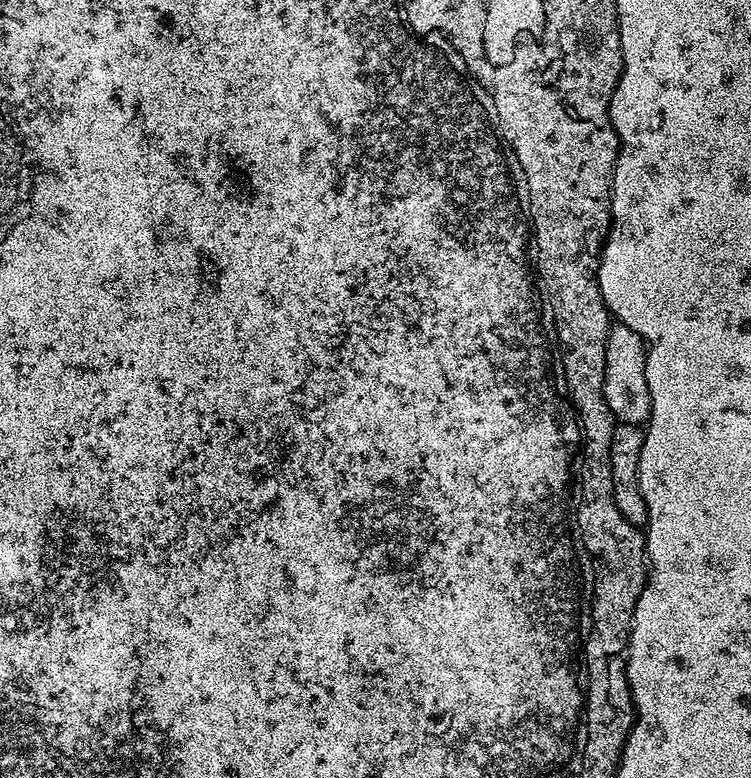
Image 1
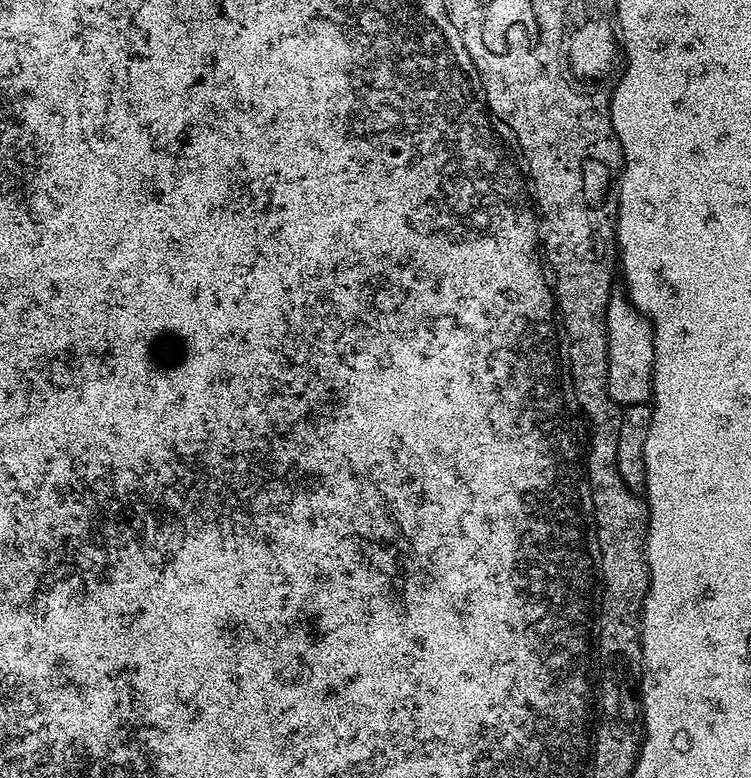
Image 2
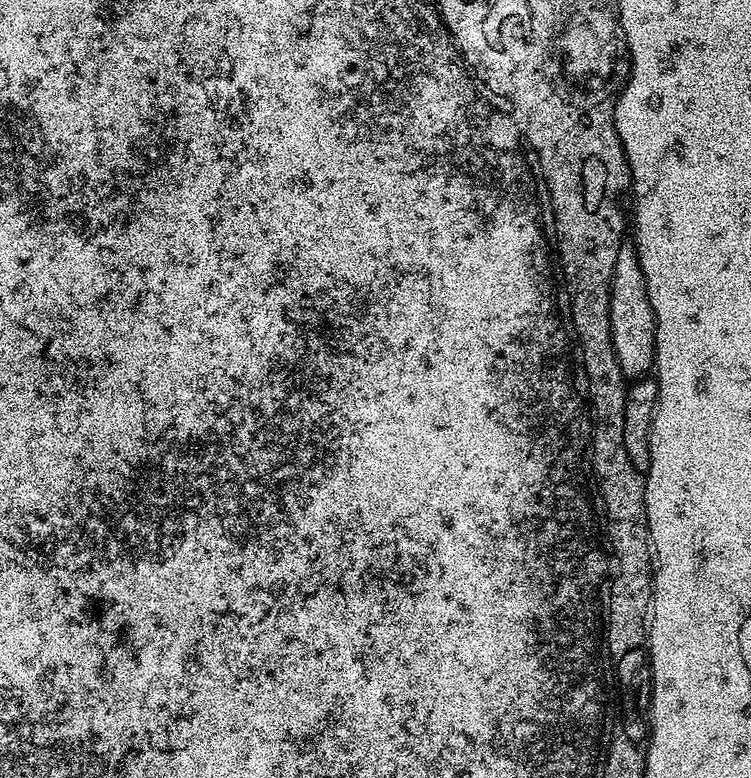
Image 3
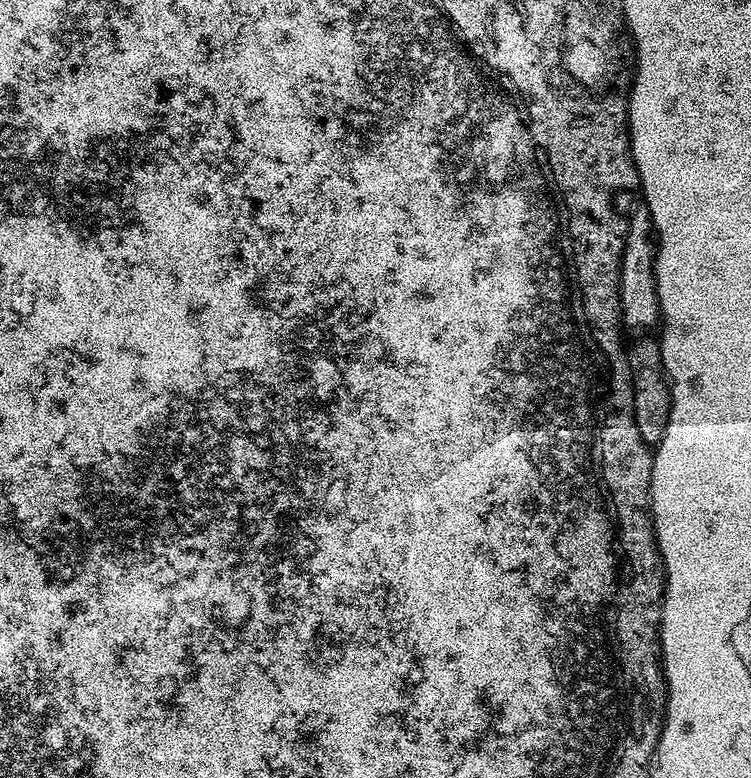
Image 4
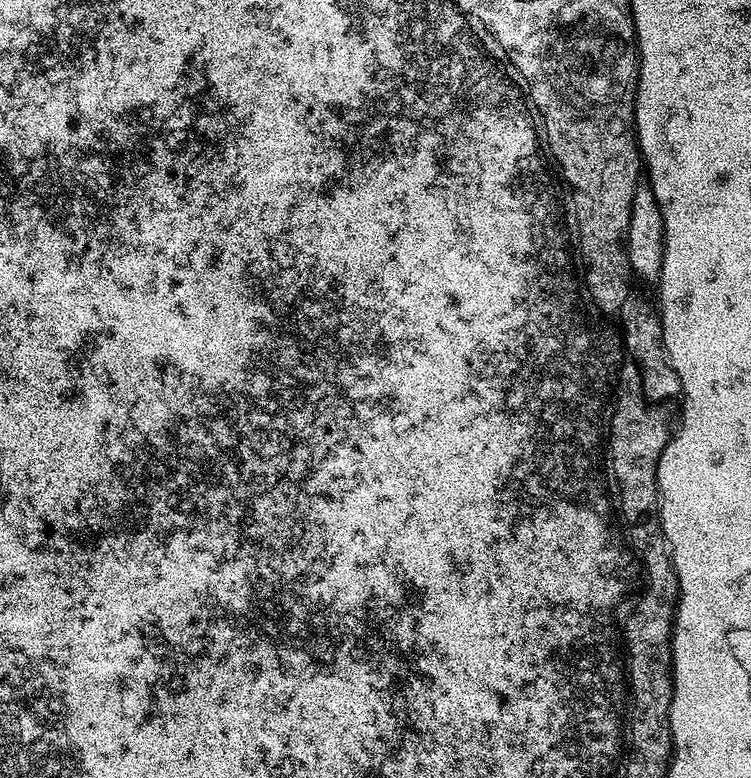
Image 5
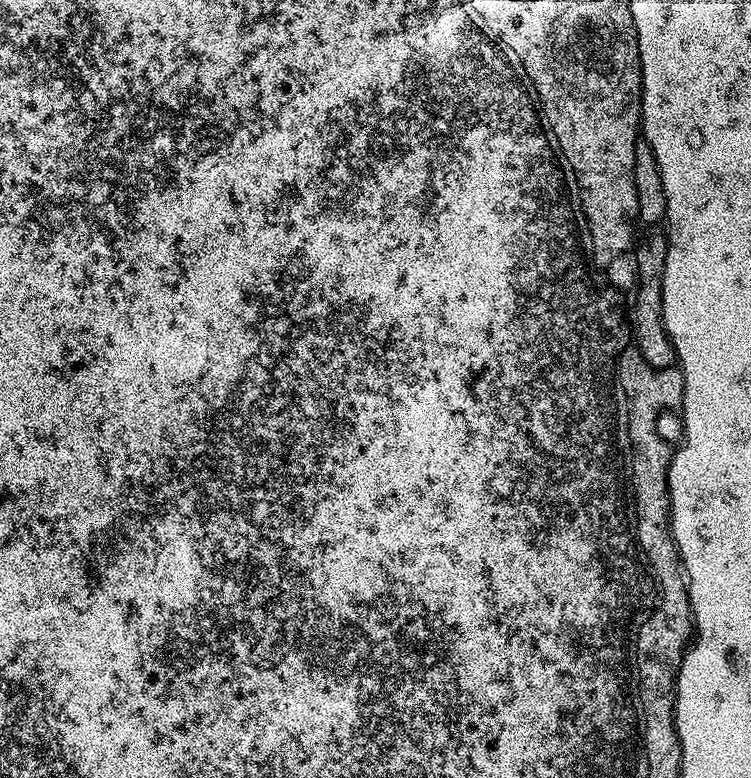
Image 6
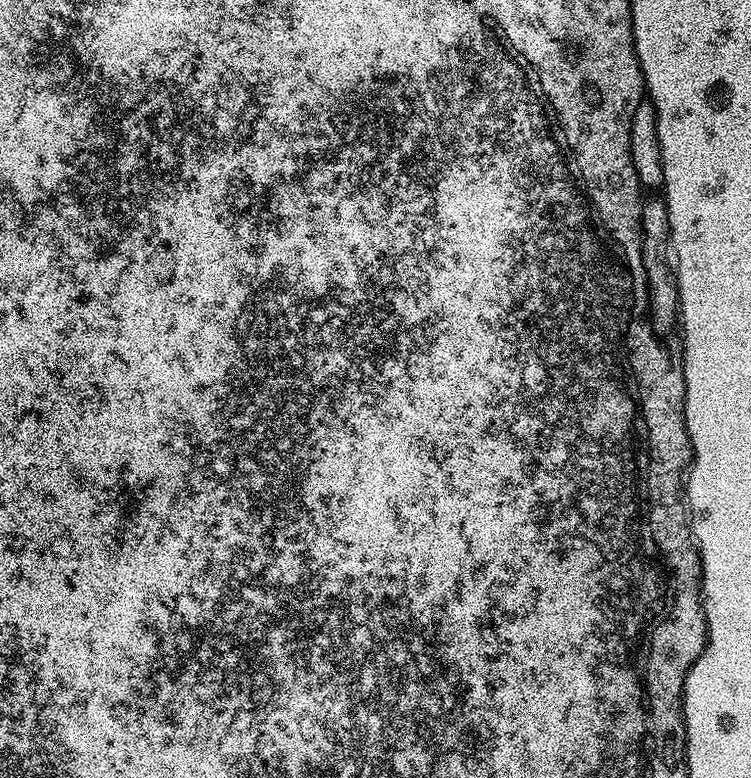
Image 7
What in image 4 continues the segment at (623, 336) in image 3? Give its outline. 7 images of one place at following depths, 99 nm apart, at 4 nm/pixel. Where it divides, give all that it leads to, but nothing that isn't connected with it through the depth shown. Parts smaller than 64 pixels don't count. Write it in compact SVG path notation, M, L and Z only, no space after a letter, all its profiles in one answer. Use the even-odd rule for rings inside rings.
M640 202L632 213L626 216L624 253L620 267L620 319L623 327L652 328L660 320L660 303L656 289L656 249L652 219L648 205Z

